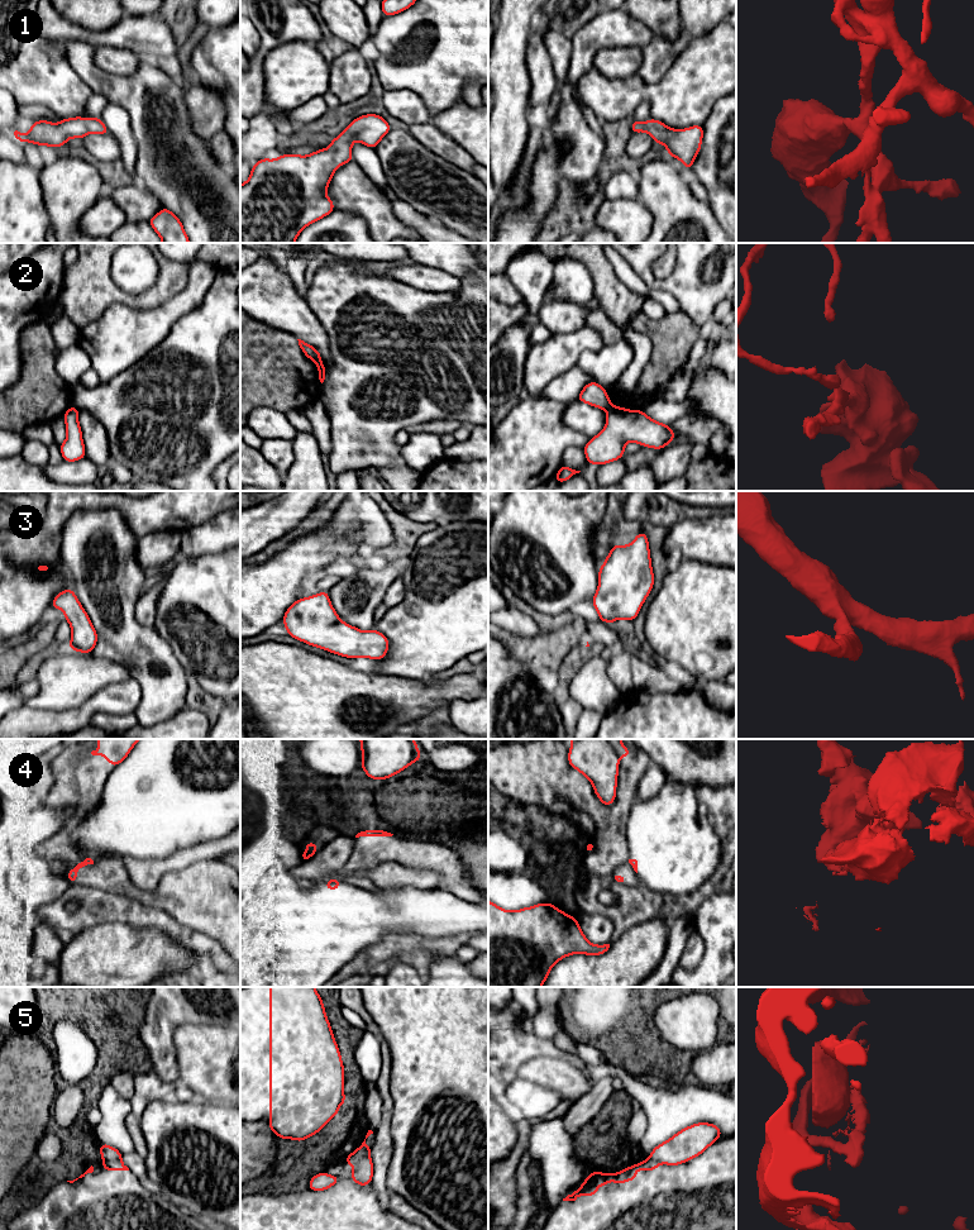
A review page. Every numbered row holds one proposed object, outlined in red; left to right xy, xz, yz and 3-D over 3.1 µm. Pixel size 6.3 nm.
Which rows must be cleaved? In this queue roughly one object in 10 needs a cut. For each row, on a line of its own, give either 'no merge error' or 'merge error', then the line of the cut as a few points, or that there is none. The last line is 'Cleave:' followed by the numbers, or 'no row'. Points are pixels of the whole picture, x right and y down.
1: no merge error; no cut
2: merge error; cut in xz along (316, 362), (321, 363)
3: no merge error; no cut
4: merge error; cut in xy along (86, 863), (77, 864)
5: merge error; cut in xy along (120, 1158), (104, 1162)
Cleave: 2, 4, 5

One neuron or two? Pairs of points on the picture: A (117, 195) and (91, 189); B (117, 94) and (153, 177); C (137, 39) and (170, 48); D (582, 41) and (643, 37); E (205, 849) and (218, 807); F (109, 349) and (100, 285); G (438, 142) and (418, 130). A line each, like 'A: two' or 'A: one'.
A: two
B: one
C: one
D: one
E: two
F: two
G: one

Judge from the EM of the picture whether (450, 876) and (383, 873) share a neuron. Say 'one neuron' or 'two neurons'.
one neuron

